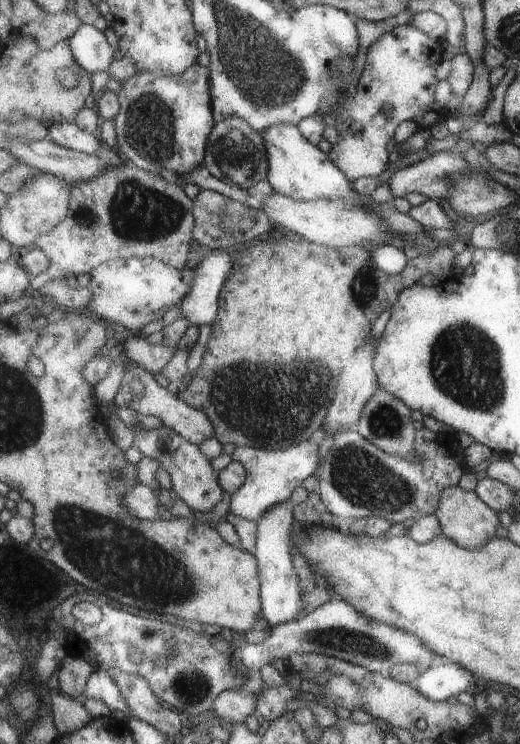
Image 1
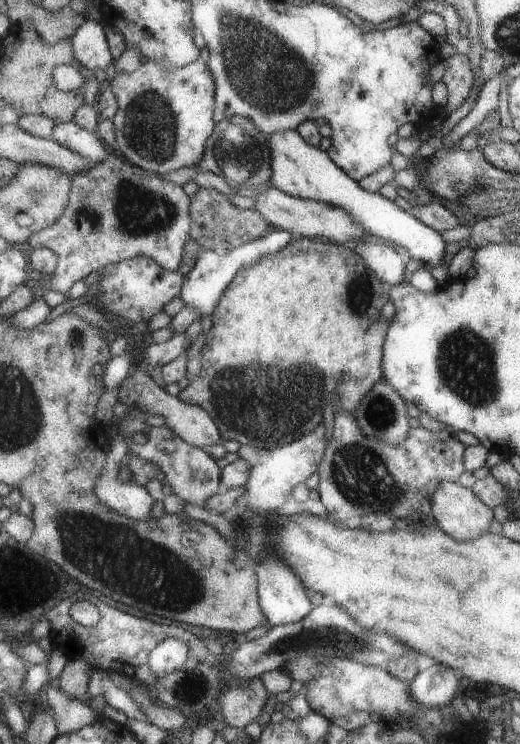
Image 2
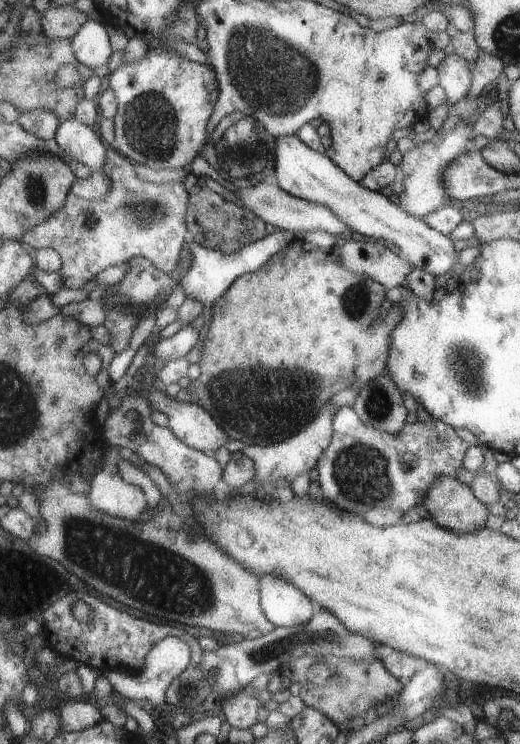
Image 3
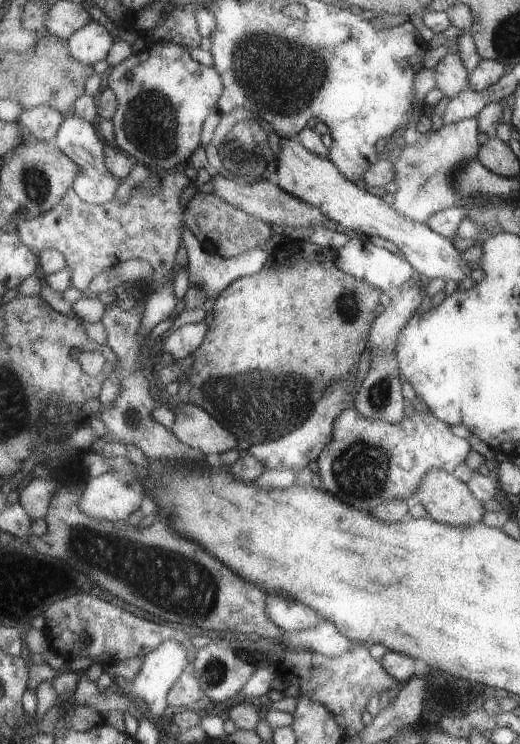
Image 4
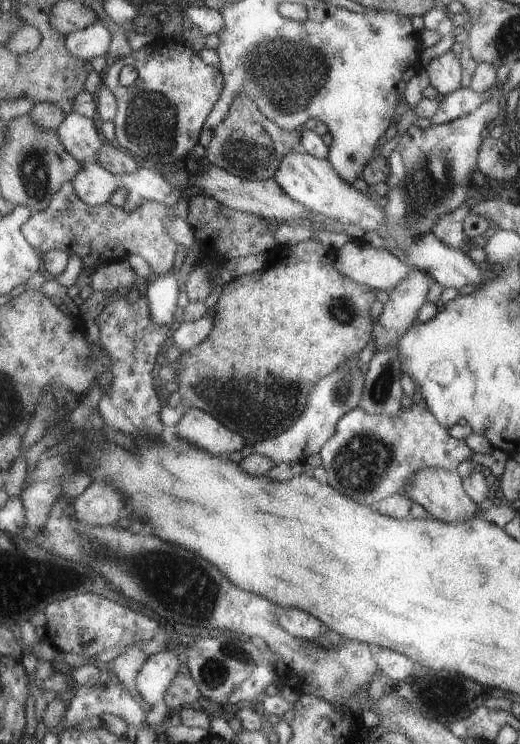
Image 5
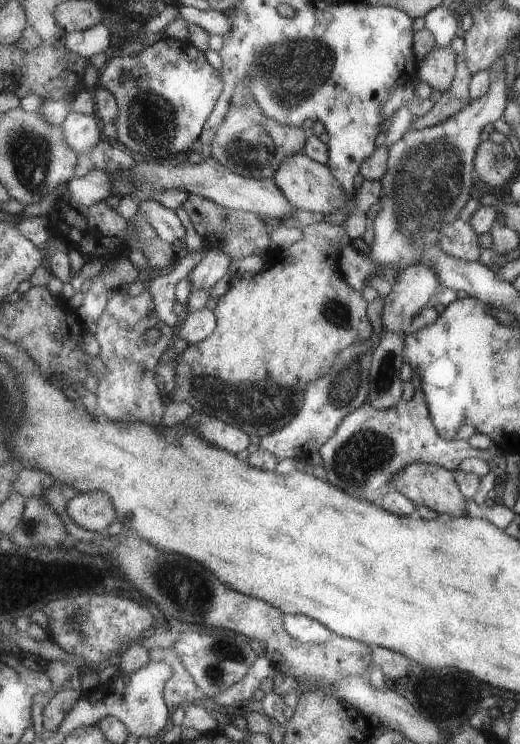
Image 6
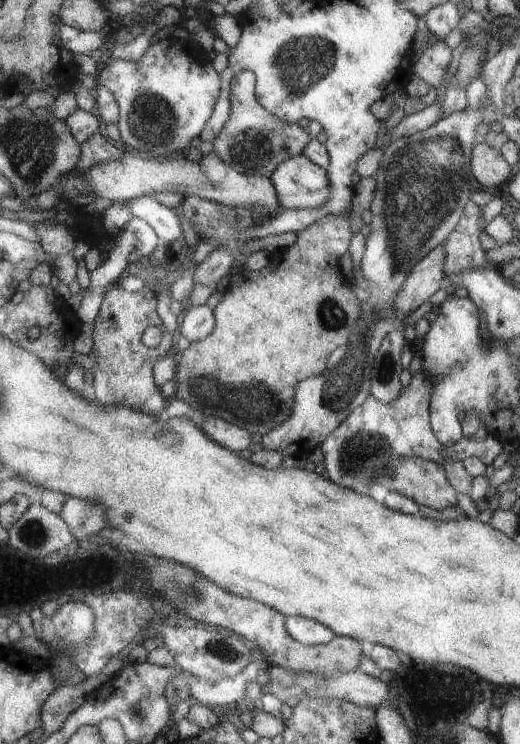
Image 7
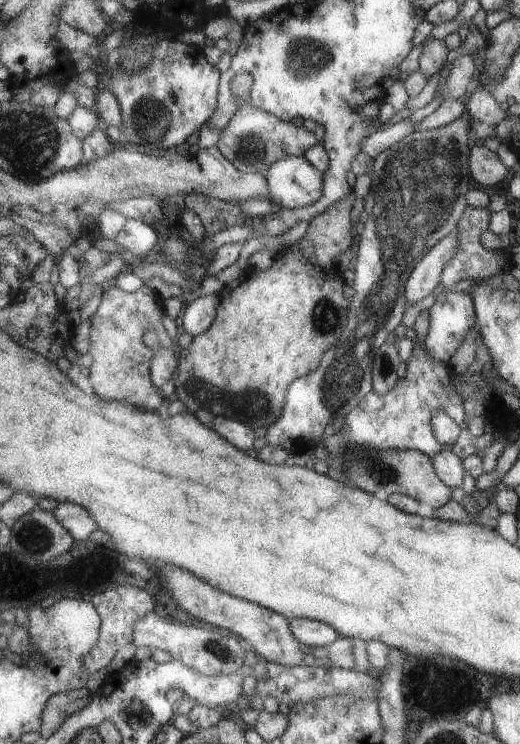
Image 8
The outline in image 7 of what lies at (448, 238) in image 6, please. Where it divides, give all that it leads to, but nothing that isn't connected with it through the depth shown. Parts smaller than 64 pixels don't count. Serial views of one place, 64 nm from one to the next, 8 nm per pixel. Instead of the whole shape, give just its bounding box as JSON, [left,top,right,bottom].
[447,198,499,276]

